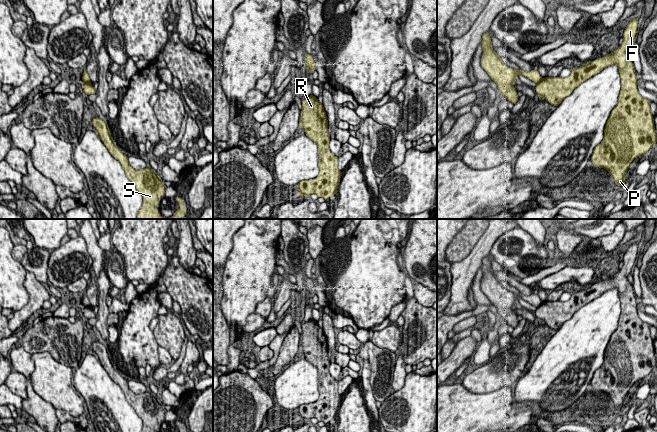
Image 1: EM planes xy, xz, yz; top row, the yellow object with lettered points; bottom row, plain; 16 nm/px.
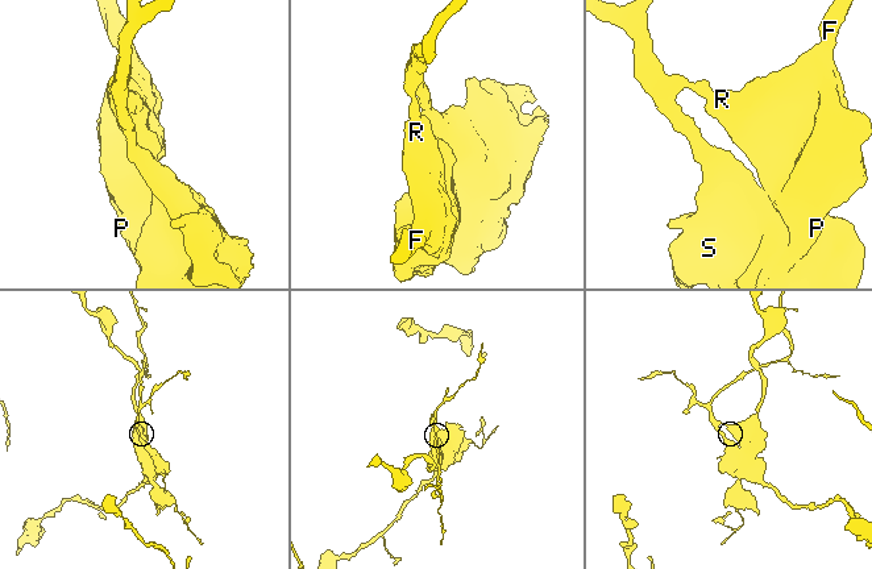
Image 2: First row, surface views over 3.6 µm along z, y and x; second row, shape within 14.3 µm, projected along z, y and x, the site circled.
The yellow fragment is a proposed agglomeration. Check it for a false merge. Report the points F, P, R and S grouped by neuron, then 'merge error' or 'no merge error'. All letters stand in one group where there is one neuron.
F P R / S | merge error

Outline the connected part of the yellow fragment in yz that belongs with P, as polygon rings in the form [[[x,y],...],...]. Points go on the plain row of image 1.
[[[630,243],[623,257],[623,267],[618,270],[611,278],[602,282],[594,283],[584,287],[581,291],[572,292],[568,301],[545,301],[537,307],[535,311],[539,321],[544,321],[546,325],[554,330],[559,330],[562,324],[569,320],[573,314],[581,307],[602,295],[605,291],[616,288],[619,293],[621,303],[621,314],[618,327],[610,337],[604,353],[604,362],[592,377],[591,385],[594,391],[606,393],[615,408],[621,411],[625,408],[626,398],[631,386],[655,370],[657,361],[655,357],[654,341],[651,337],[649,323],[640,319],[637,313],[637,302],[634,289],[627,277],[633,272],[635,259],[637,258],[638,243]]]

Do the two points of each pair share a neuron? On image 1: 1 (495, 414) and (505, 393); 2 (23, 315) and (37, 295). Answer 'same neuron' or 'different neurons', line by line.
1: same neuron
2: same neuron

